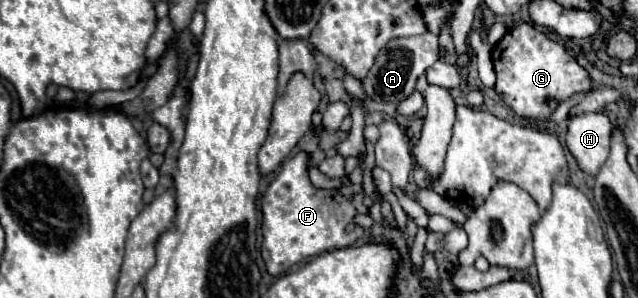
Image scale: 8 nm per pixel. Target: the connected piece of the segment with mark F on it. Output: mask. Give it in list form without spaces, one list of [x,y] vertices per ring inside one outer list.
[[[304,154],[284,160],[276,178],[270,182],[262,196],[262,258],[272,276],[284,274],[302,258],[318,256],[320,252],[346,248],[362,238],[362,228],[346,232],[348,222],[356,216],[350,198],[340,196],[336,190],[318,190],[310,184],[308,168],[304,168]]]

